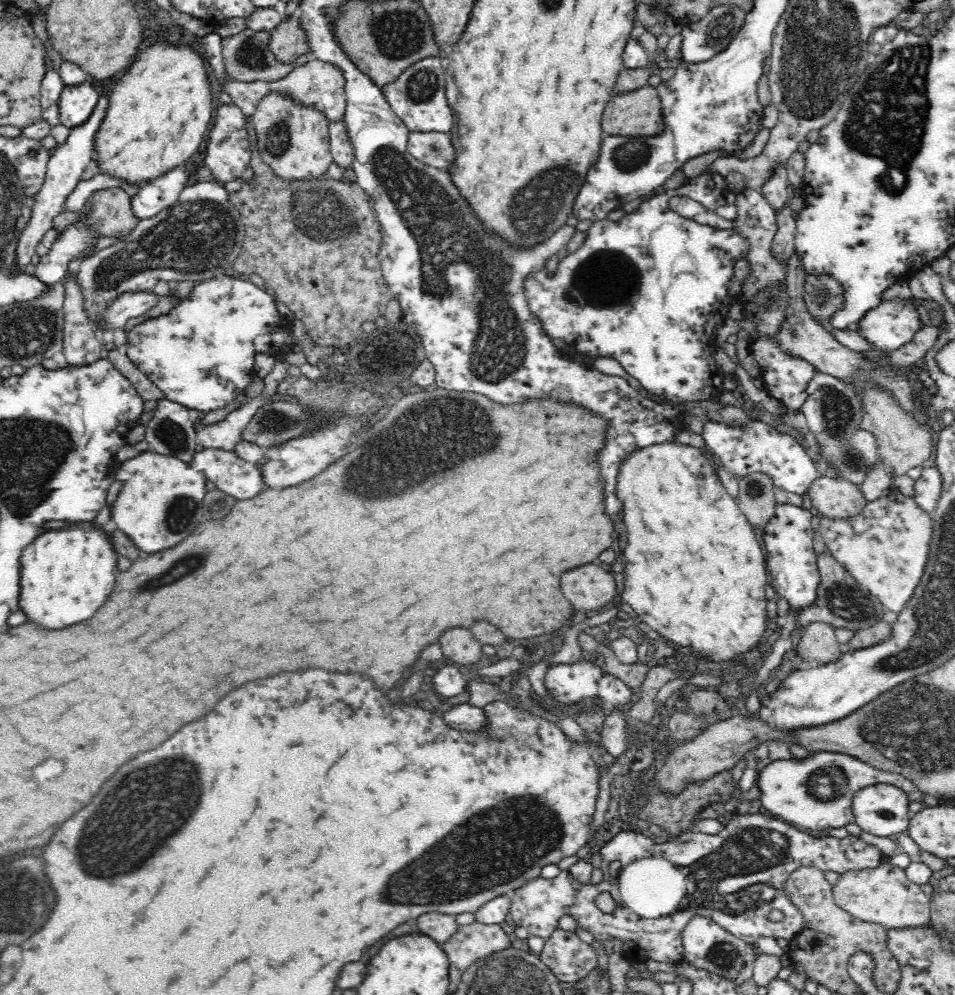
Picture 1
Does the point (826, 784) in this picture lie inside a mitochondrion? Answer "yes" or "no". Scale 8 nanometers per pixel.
yes

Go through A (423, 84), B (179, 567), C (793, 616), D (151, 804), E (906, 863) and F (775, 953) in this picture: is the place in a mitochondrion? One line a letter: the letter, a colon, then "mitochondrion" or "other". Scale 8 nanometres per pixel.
A: mitochondrion
B: mitochondrion
C: other
D: mitochondrion
E: other
F: other

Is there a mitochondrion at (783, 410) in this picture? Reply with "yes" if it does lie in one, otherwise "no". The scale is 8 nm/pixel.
no

